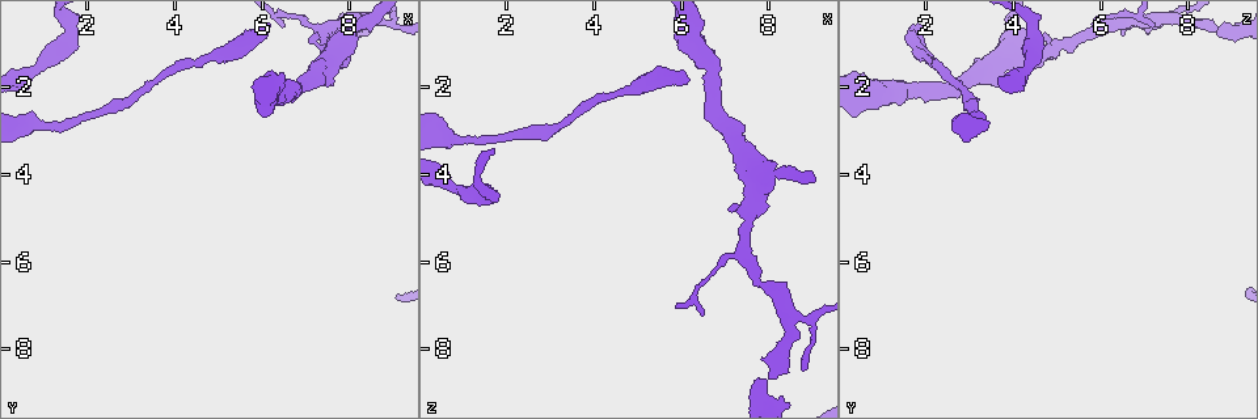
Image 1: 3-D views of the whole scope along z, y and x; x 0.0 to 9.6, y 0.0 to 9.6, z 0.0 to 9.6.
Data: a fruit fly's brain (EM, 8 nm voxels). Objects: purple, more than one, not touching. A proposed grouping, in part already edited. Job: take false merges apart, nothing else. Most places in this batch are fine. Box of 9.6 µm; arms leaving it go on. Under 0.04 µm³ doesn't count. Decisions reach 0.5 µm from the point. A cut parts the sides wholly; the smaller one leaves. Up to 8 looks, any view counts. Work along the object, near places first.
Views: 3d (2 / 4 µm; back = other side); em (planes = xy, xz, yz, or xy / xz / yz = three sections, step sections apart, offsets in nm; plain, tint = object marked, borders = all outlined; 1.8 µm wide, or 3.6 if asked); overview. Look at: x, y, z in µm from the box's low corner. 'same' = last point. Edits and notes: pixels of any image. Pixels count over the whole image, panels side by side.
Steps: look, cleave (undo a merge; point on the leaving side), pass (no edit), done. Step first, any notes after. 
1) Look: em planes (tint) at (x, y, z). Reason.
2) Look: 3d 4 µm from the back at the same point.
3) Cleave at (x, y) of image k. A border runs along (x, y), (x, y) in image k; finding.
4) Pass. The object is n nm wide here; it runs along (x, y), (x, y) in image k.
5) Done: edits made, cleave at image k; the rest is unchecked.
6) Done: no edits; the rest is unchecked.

Look: em planes (tint) at (0.70, 1.65, 4.30). A narrow waist.

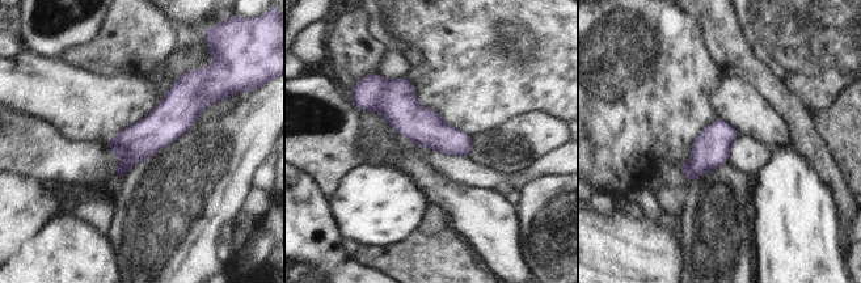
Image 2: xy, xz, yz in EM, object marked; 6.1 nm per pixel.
Pass. It runs along (205, 97), (190, 98), (118, 173) in image 2; one neuron here.

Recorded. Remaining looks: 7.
Look: em 3.6 µm planes (tint) at (7.50, 0.85, 5.85).

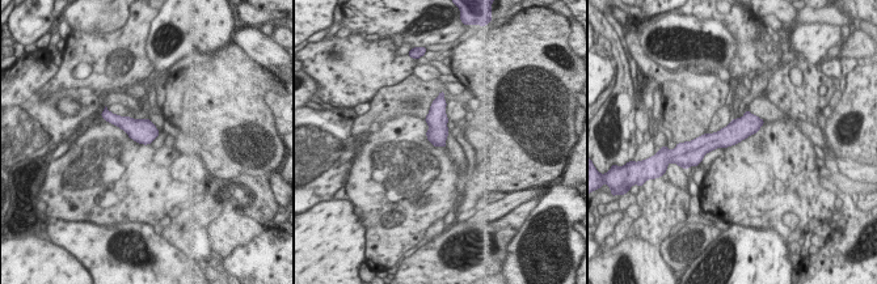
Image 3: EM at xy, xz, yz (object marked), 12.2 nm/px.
Pass. The object is 240 nm wide here; it runs along (759, 122), (722, 139), (696, 143) in image 3; all the same neuron.

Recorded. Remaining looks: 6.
Look: em 3.6 µm planes (tint) at (7.65, 1.35, 3.90). Thick turns thin.

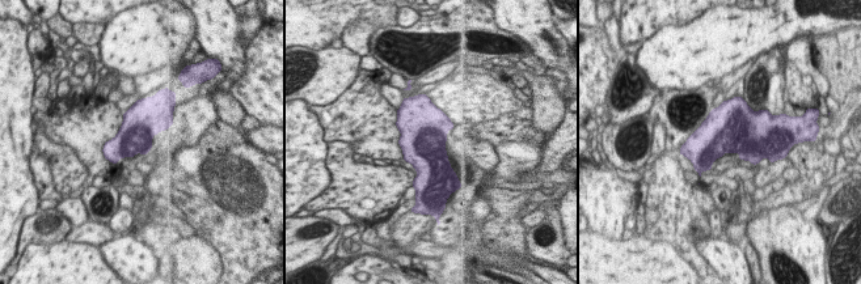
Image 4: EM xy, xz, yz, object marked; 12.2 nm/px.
Pass. The object is 420 nm wide here; all the same neuron.

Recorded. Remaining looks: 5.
Done: no edits; the rest is unchecked.

